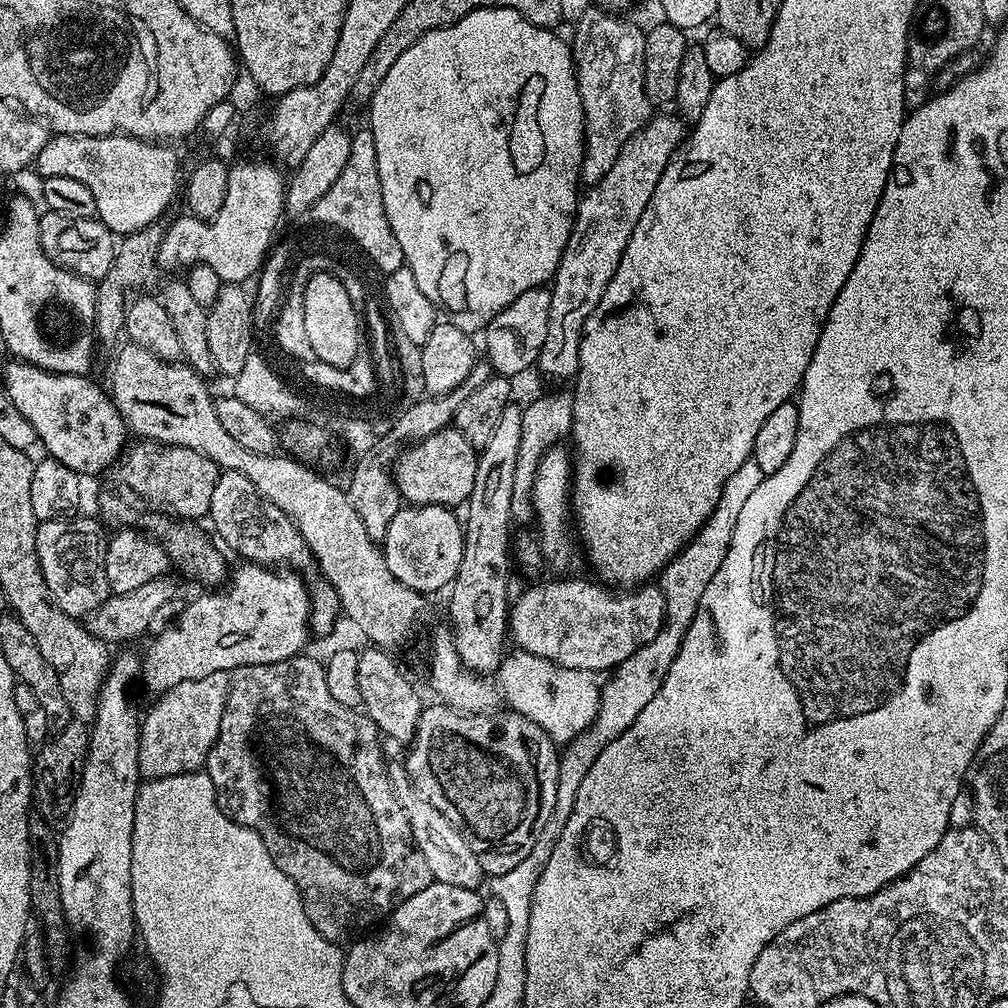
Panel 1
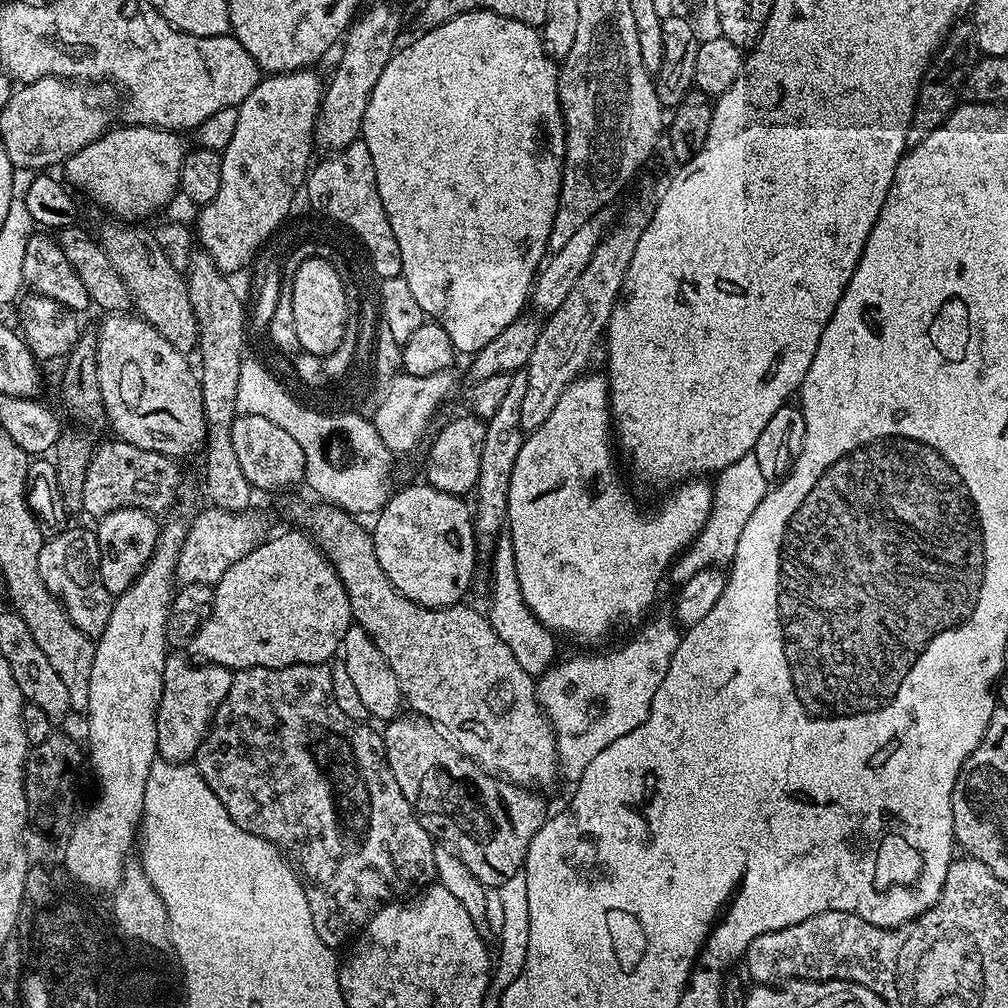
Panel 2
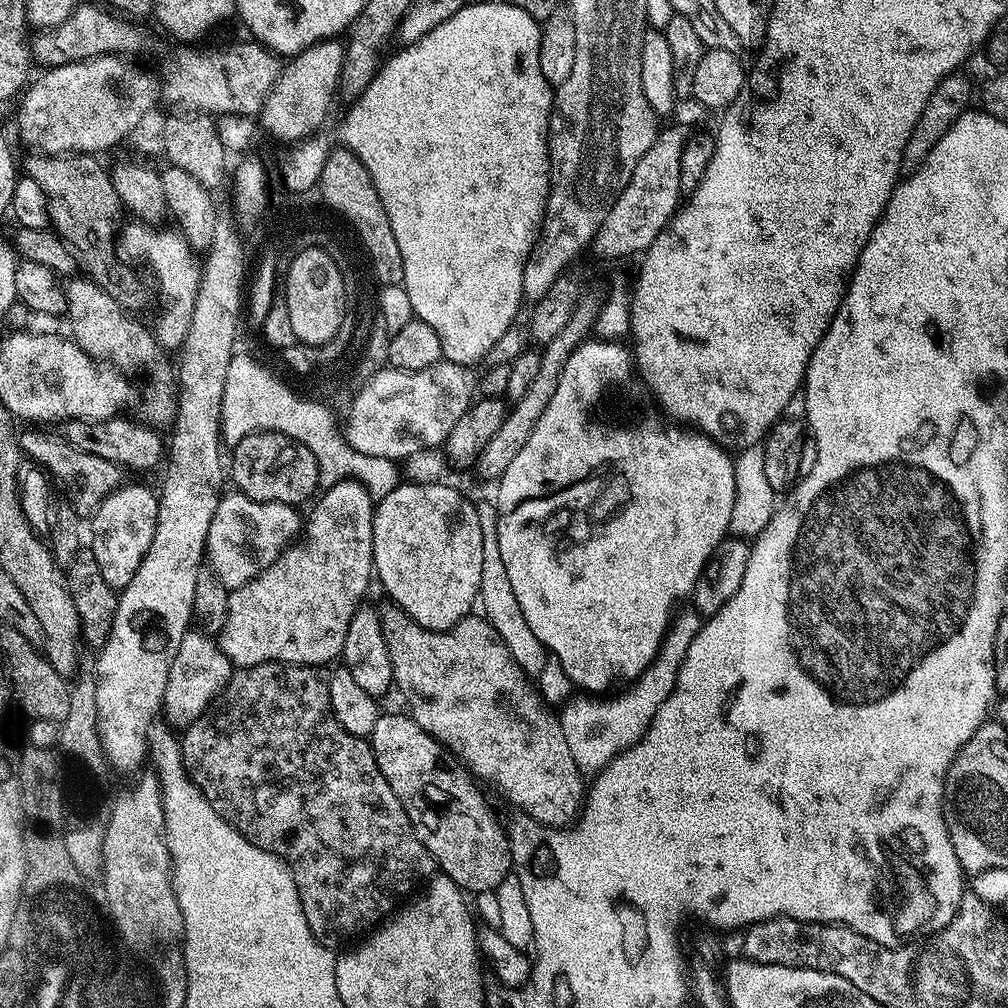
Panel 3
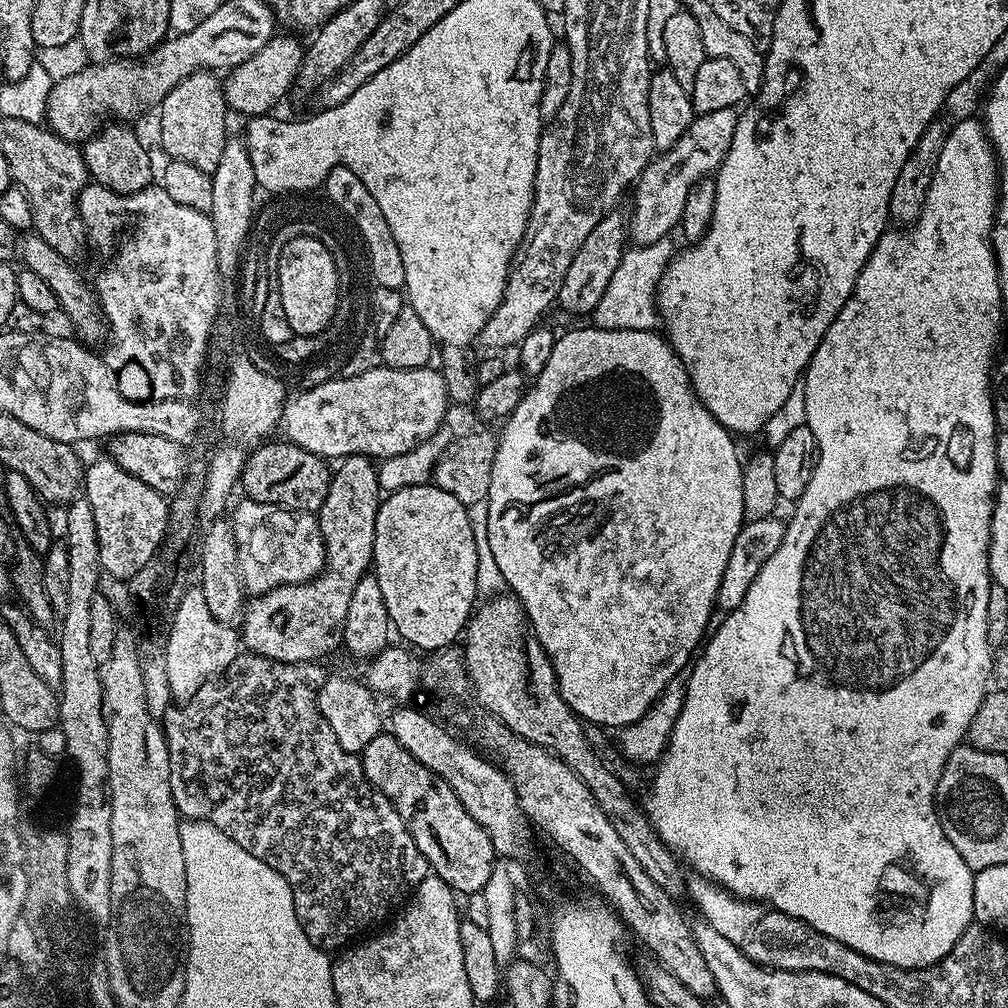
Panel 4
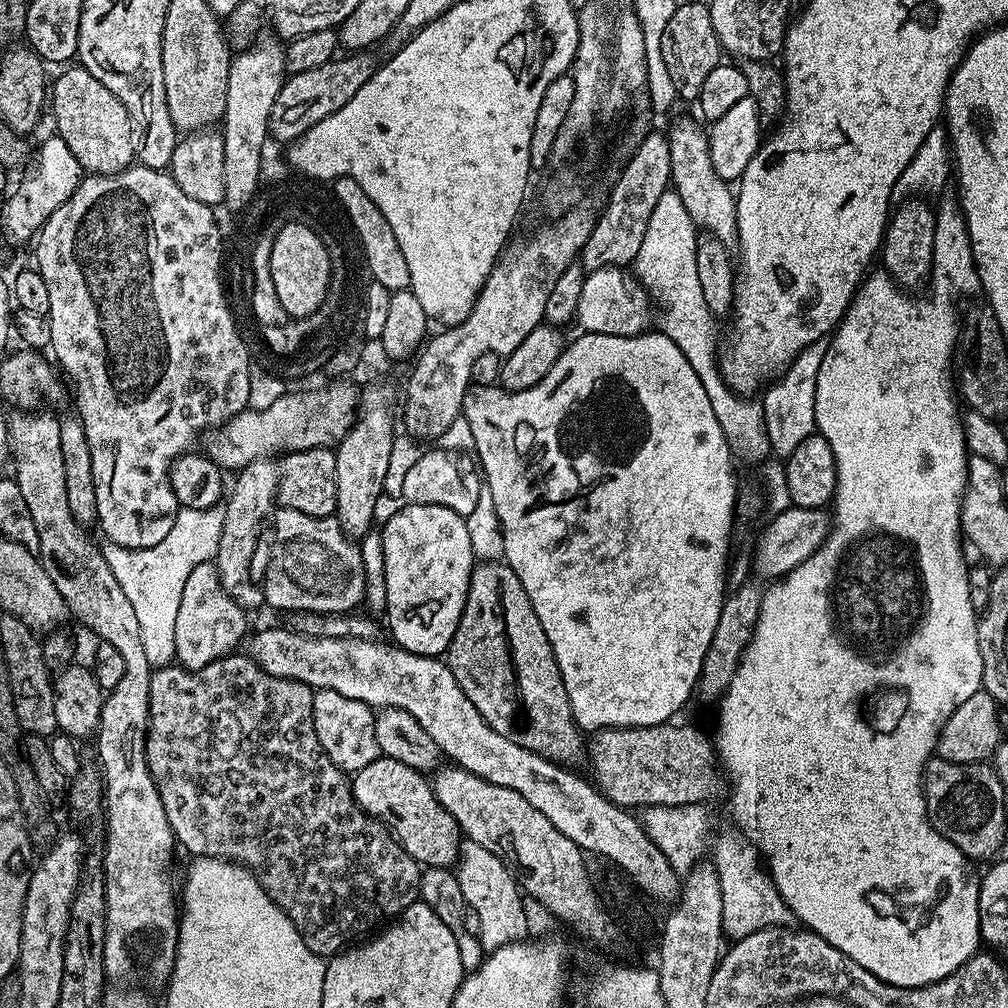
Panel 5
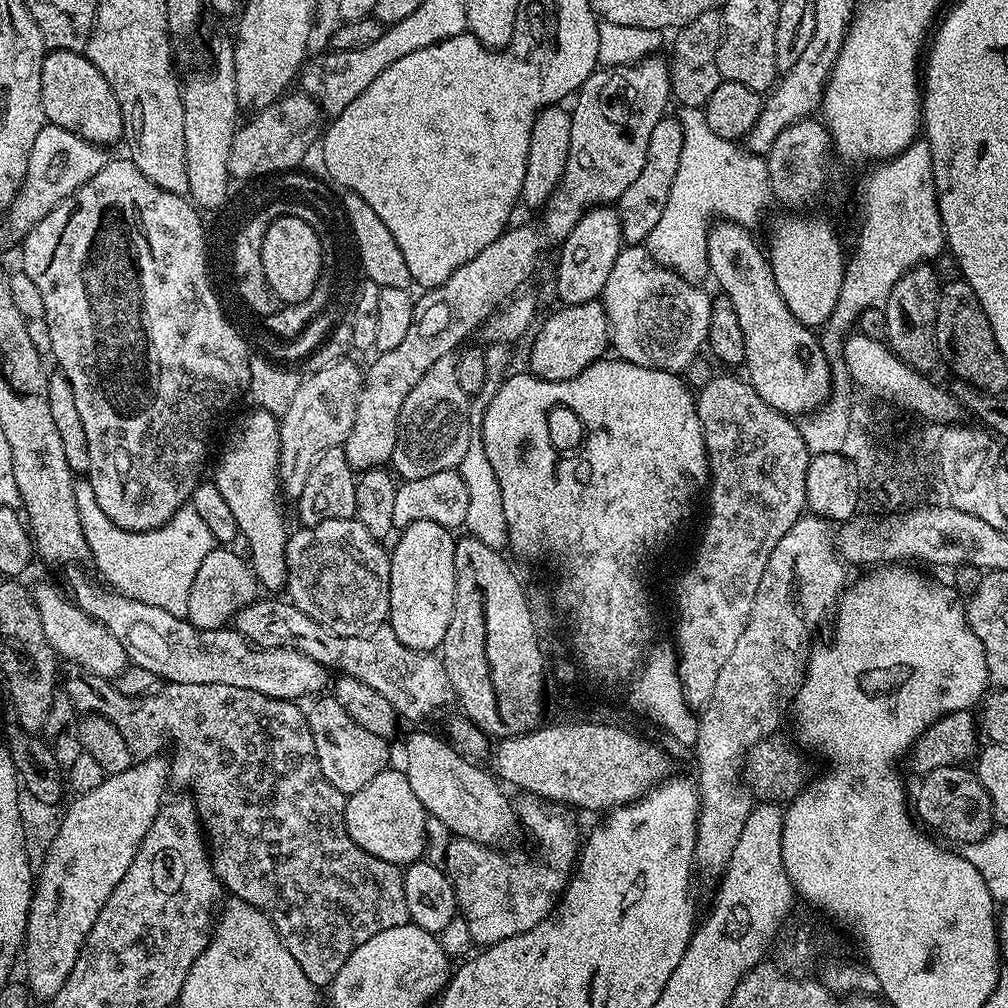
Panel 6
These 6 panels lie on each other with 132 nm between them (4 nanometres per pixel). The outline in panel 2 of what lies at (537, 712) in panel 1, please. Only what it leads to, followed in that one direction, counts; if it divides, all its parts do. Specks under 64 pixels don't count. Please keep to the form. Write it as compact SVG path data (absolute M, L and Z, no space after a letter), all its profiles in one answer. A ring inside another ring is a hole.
M660 615L656 617L650 624L645 623L640 629L641 636L630 641L616 650L610 652L604 652L596 656L580 656L578 658L572 658L568 662L562 664L557 663L552 667L545 670L544 673L539 675L537 679L536 686L536 696L539 698L540 706L544 711L544 715L551 722L552 728L557 732L556 737L556 754L557 761L559 762L559 773L561 777L563 776L569 780L569 783L576 783L580 780L582 774L585 772L586 766L594 760L595 755L600 754L602 750L606 748L610 743L617 741L618 738L622 738L624 734L628 734L631 730L637 729L638 726L642 724L649 716L650 705L654 700L654 694L657 693L657 688L662 684L662 679L666 676L666 671L668 671L670 666L670 660L674 656L674 651L676 651L677 646L680 644L681 631L675 622L675 619L671 615Z

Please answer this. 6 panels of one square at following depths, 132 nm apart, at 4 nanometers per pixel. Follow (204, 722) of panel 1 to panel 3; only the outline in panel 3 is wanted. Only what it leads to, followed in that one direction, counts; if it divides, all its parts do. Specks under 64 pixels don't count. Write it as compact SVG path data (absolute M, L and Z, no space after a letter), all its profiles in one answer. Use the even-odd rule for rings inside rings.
M203 630L188 631L182 638L182 646L178 646L178 654L174 654L164 691L162 712L173 729L183 730L203 716L209 704L228 685L233 671L232 661L209 633Z

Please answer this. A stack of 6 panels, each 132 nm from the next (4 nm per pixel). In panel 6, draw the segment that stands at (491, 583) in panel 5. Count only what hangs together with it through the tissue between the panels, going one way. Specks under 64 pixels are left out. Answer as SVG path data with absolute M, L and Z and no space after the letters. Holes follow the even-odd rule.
M476 572L456 573L454 614L451 615L440 652L453 695L462 706L461 711L474 721L485 735L500 736L505 733L505 726L501 720L485 652L486 624L482 592L485 585L476 580Z

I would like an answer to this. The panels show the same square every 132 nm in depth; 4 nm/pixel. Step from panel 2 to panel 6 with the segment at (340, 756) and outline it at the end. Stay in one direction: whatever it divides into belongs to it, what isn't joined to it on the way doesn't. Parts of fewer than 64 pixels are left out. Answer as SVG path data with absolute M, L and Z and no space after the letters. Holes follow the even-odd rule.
M74 674L71 679L63 679L62 687L70 696L70 701L73 702L75 711L80 714L91 714L93 716L105 716L110 723L118 728L118 734L122 734L122 742L126 742L126 746L130 750L130 754L134 758L147 758L163 753L163 748L167 744L172 744L172 758L170 757L170 780L174 785L177 784L180 788L189 788L191 799L196 805L196 814L200 818L200 823L206 829L206 840L210 845L210 859L212 869L216 872L216 877L219 878L221 885L225 889L232 891L231 895L237 900L242 900L244 903L254 906L258 910L262 910L270 918L270 922L276 927L276 933L284 940L286 950L290 950L290 954L294 954L294 962L298 962L298 966L302 966L302 974L306 974L306 978L310 978L310 982L317 986L331 985L332 980L338 974L338 970L342 970L342 962L346 962L346 958L350 958L350 954L354 954L354 950L358 950L358 946L362 946L362 942L370 942L370 938L374 938L374 934L382 934L382 930L390 930L394 926L402 926L409 923L408 911L406 910L406 890L404 889L404 874L401 865L391 864L390 862L382 862L382 858L374 858L374 854L366 854L366 850L362 850L362 846L358 846L358 842L354 842L354 838L350 838L350 834L346 830L346 822L344 821L344 802L345 795L334 786L330 786L330 782L326 782L326 774L322 774L322 766L318 766L318 754L314 750L314 738L310 734L310 726L308 725L308 713L295 700L279 700L278 698L270 698L266 694L258 694L254 690L246 690L238 686L222 686L221 684L169 684L157 687L155 690L148 693L146 696L127 696L126 694L118 694L118 690L111 680L103 680L98 676L95 680L92 677L81 677L79 674Z

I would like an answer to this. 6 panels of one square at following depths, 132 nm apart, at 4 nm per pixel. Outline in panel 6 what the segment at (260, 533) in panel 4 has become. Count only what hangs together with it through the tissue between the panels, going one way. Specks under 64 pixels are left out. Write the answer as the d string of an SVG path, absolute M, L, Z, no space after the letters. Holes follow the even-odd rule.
M355 518L350 520L327 520L318 522L312 528L297 527L289 535L286 546L286 585L287 599L298 610L305 612L320 624L340 626L336 624L360 624L367 616L372 616L372 624L383 625L390 610L390 562L389 549L381 541L376 540Z

